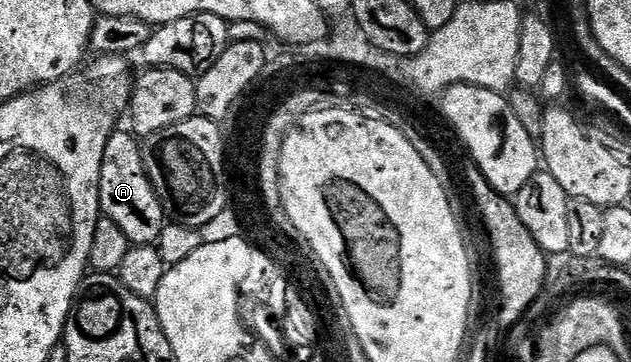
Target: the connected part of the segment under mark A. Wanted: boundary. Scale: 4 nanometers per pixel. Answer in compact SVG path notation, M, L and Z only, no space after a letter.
M119 129L107 138L105 157L101 161L99 209L118 225L131 245L151 245L156 242L165 222L163 206L147 176L144 148L130 130Z

